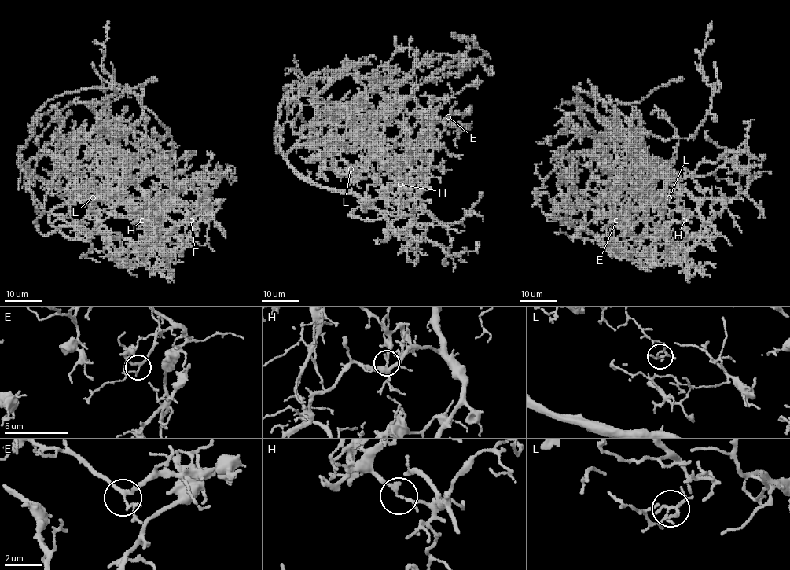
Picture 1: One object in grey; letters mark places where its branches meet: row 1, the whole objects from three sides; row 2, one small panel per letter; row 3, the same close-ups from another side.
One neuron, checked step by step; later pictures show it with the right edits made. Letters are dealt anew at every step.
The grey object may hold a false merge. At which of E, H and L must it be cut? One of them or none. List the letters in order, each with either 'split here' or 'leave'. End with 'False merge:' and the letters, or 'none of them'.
E: leave
H: split here
L: leave
False merge: H

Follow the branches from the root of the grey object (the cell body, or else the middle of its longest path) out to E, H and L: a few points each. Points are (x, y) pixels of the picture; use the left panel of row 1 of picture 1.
E: (113, 134), (119, 150), (117, 176), (123, 181), (131, 178), (165, 211), (181, 211), (191, 220)
H: (113, 134), (119, 150), (117, 176), (123, 181), (131, 178), (144, 193), (145, 201), (137, 212), (143, 220)
L: (113, 134), (118, 139), (119, 150), (117, 176), (108, 185), (90, 189), (82, 197), (89, 200), (93, 197)

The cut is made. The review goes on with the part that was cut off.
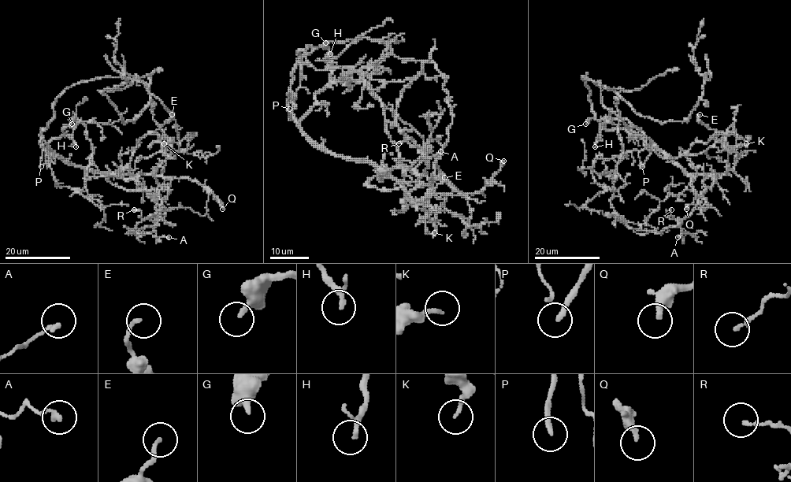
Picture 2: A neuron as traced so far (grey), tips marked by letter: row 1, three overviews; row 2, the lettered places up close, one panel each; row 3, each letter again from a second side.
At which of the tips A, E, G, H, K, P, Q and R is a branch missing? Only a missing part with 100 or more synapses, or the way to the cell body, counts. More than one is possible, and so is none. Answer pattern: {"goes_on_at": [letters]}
{"goes_on_at": ["P"]}

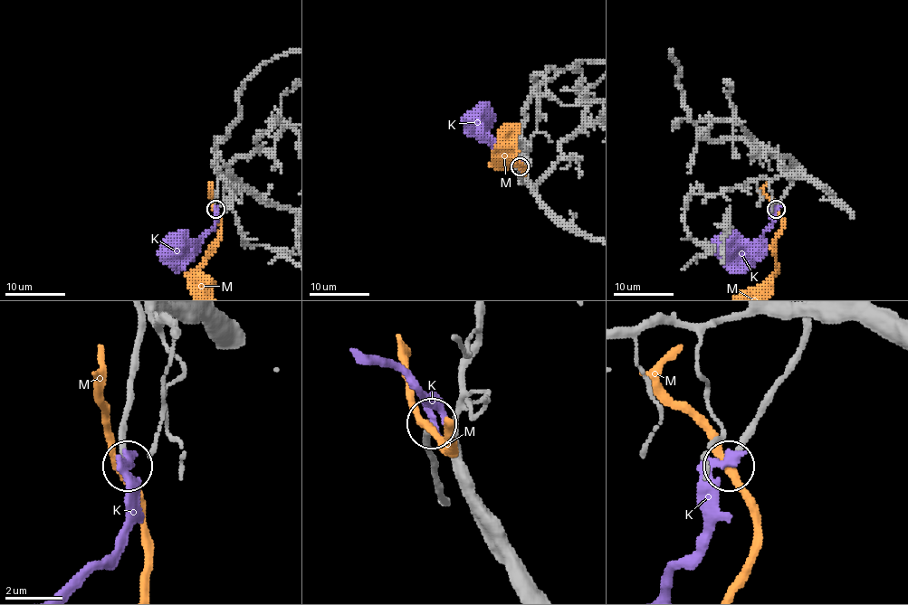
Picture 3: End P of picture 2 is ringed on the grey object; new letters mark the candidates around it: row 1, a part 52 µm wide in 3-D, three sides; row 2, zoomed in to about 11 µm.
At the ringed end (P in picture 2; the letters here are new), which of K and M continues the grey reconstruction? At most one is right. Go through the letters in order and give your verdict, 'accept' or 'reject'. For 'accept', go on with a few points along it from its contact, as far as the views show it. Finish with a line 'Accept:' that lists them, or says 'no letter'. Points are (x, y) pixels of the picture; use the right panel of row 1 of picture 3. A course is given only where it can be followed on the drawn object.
K: reject
M: reject
Accept: no letter

